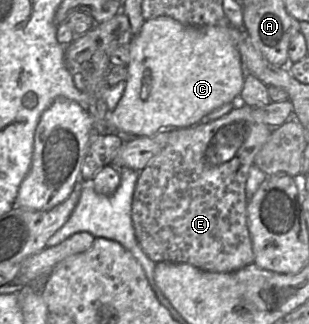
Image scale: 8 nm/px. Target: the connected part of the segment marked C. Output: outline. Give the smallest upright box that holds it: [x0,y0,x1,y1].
[109,16,246,136]

